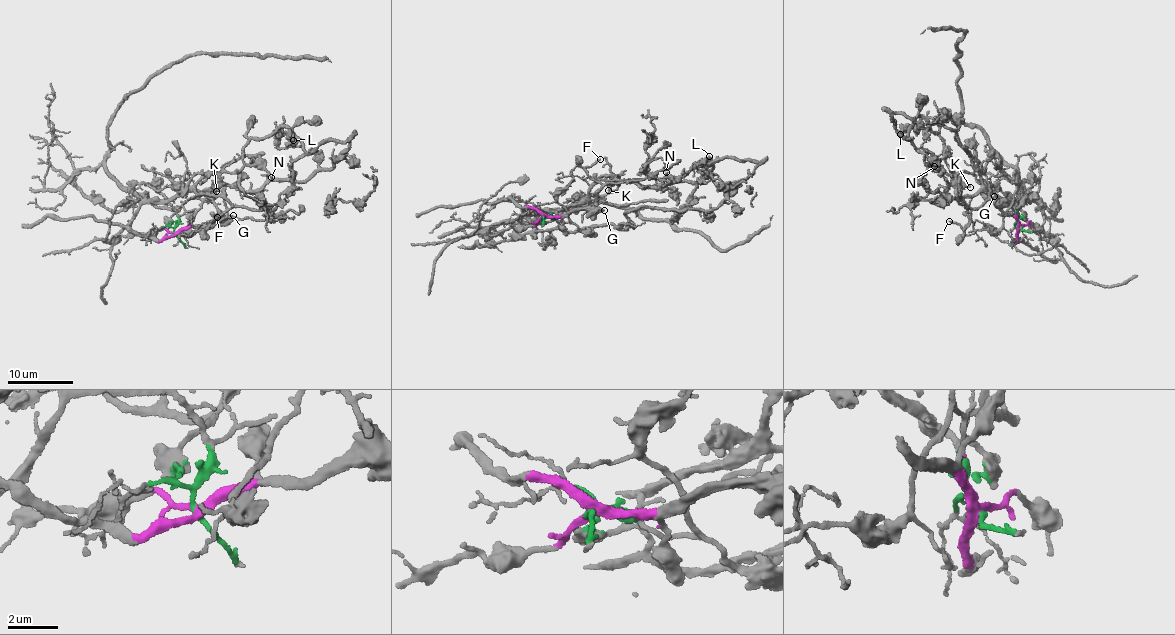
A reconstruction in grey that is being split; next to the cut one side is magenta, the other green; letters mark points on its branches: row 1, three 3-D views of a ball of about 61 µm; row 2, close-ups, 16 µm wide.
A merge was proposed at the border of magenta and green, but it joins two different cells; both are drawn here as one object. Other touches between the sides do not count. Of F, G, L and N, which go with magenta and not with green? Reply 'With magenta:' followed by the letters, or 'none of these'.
With magenta: F, G

